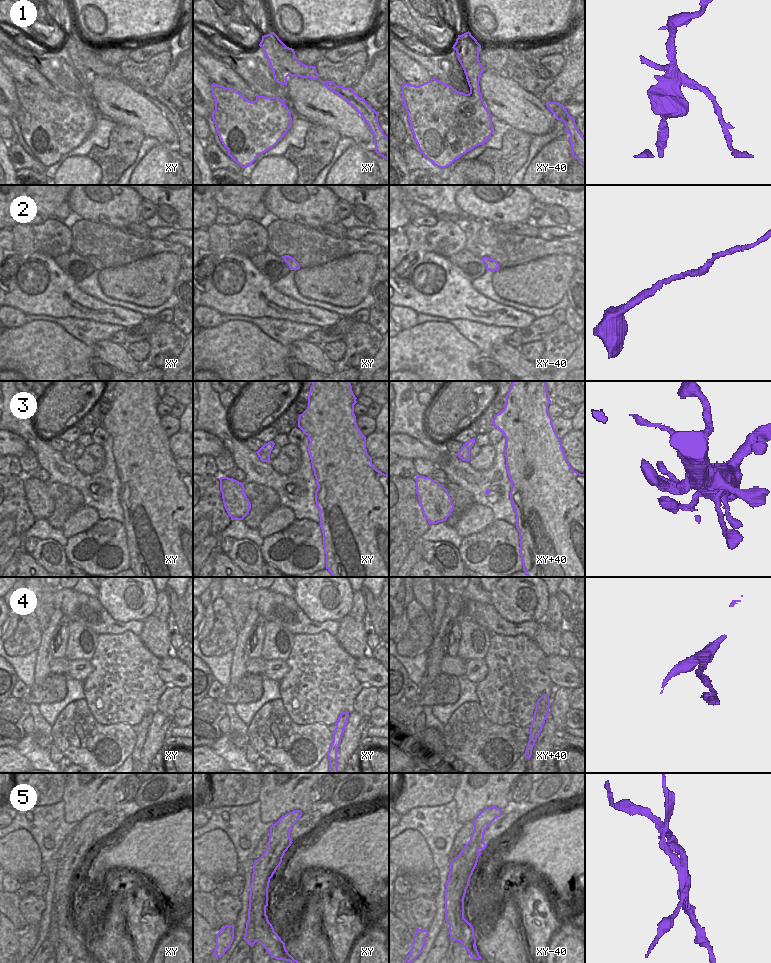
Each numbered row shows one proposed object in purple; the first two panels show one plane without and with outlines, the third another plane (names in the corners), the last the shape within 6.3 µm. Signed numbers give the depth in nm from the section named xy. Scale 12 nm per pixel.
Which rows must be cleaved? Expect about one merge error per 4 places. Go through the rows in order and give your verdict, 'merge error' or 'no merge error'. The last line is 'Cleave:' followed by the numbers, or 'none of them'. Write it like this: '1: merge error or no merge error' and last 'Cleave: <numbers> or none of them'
1: merge error
2: no merge error
3: no merge error
4: no merge error
5: merge error
Cleave: 1, 5

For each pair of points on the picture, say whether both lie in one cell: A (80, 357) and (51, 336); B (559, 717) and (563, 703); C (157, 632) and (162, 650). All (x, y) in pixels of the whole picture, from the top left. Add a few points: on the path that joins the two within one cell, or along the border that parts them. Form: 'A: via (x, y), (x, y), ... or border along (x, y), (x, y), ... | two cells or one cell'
A: via (73, 356), (58, 343) | one cell
B: via (559, 714), (560, 706) | one cell
C: via (157, 636), (159, 646) | one cell

